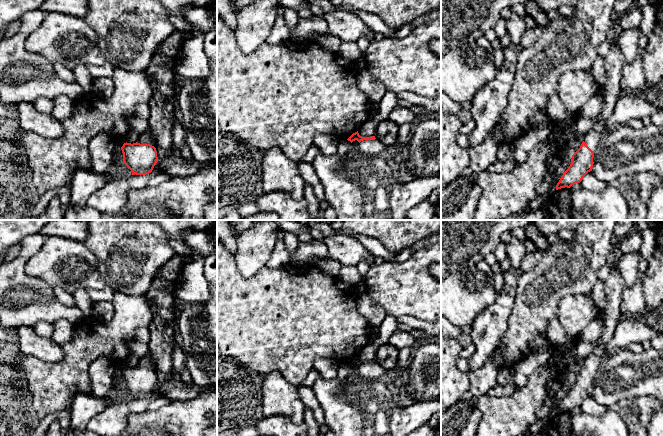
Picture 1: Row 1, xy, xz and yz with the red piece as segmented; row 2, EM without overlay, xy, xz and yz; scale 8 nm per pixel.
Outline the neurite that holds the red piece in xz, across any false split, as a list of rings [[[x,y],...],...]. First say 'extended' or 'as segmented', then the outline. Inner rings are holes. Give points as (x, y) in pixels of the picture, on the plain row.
extended | [[[358,355],[353,357],[348,363],[351,367],[355,364],[359,366],[359,374],[364,378],[372,380],[380,380],[381,376],[385,373],[385,369],[375,360],[362,361],[359,359]]]

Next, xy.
extended | [[[150,352],[139,359],[136,367],[124,367],[121,371],[123,388],[131,395],[132,399],[146,399],[152,396],[158,386],[156,367]]]

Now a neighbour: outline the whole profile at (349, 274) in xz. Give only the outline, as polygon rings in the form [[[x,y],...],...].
[[[344,266],[339,270],[338,277],[351,285],[356,285],[362,281],[361,275],[356,266]]]

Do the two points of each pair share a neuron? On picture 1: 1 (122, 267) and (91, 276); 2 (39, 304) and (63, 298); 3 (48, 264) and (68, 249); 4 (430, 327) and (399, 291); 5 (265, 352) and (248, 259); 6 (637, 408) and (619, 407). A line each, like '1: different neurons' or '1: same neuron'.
1: different neurons
2: different neurons
3: same neuron
4: different neurons
5: different neurons
6: same neuron

